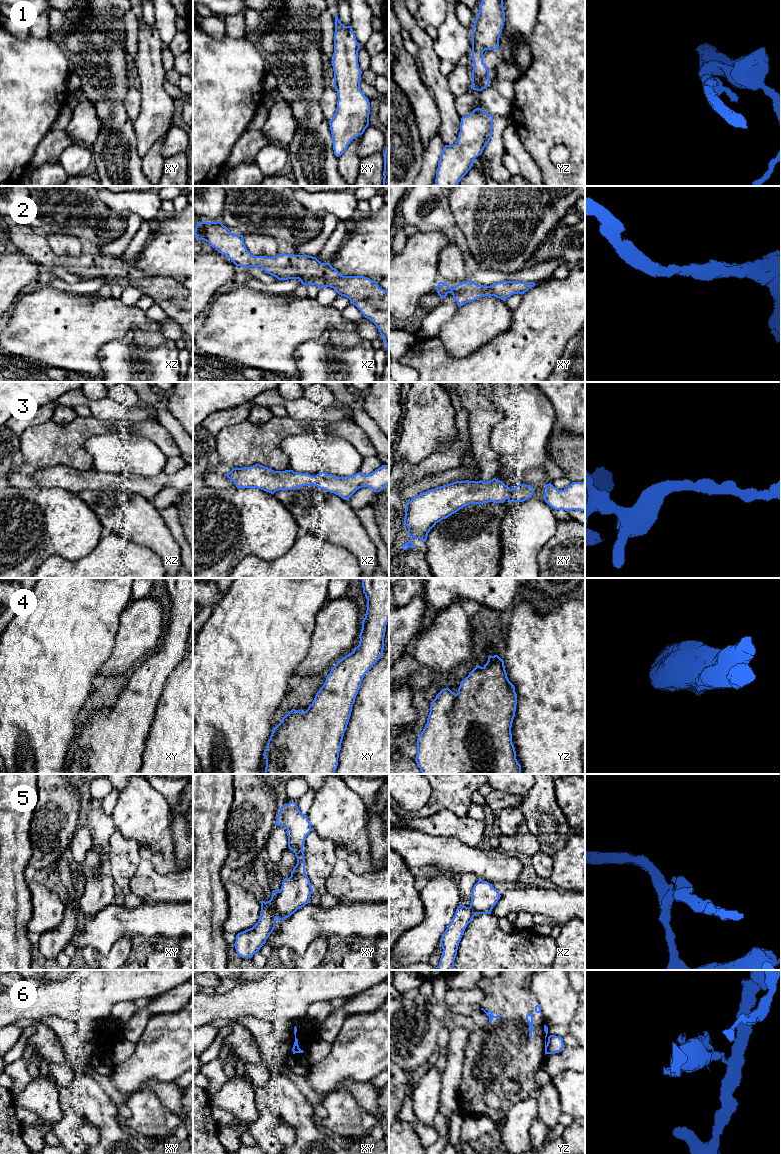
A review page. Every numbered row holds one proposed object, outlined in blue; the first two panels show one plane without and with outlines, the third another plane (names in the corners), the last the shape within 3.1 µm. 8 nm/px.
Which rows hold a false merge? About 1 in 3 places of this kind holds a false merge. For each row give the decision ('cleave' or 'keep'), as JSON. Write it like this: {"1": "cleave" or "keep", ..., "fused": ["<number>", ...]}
{"1": "keep", "2": "keep", "3": "keep", "4": "keep", "5": "cleave", "6": "cleave", "fused": ["5", "6"]}

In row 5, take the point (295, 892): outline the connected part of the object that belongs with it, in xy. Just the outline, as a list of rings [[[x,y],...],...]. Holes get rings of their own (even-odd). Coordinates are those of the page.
[[[296,802],[282,805],[275,825],[287,829],[288,847],[295,853],[297,864],[291,876],[282,882],[276,898],[276,915],[283,920],[309,903],[313,889],[305,872],[303,846],[307,835],[312,831],[307,815],[300,812]]]

